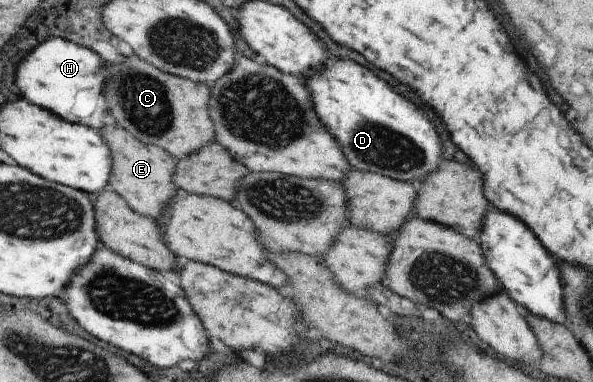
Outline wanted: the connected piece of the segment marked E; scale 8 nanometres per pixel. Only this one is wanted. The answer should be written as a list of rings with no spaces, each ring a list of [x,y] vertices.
[[[112,122],[97,128],[96,132],[103,138],[111,154],[111,174],[107,178],[107,188],[115,191],[133,212],[157,220],[177,189],[171,180],[176,159],[155,145],[137,140],[127,130]]]

